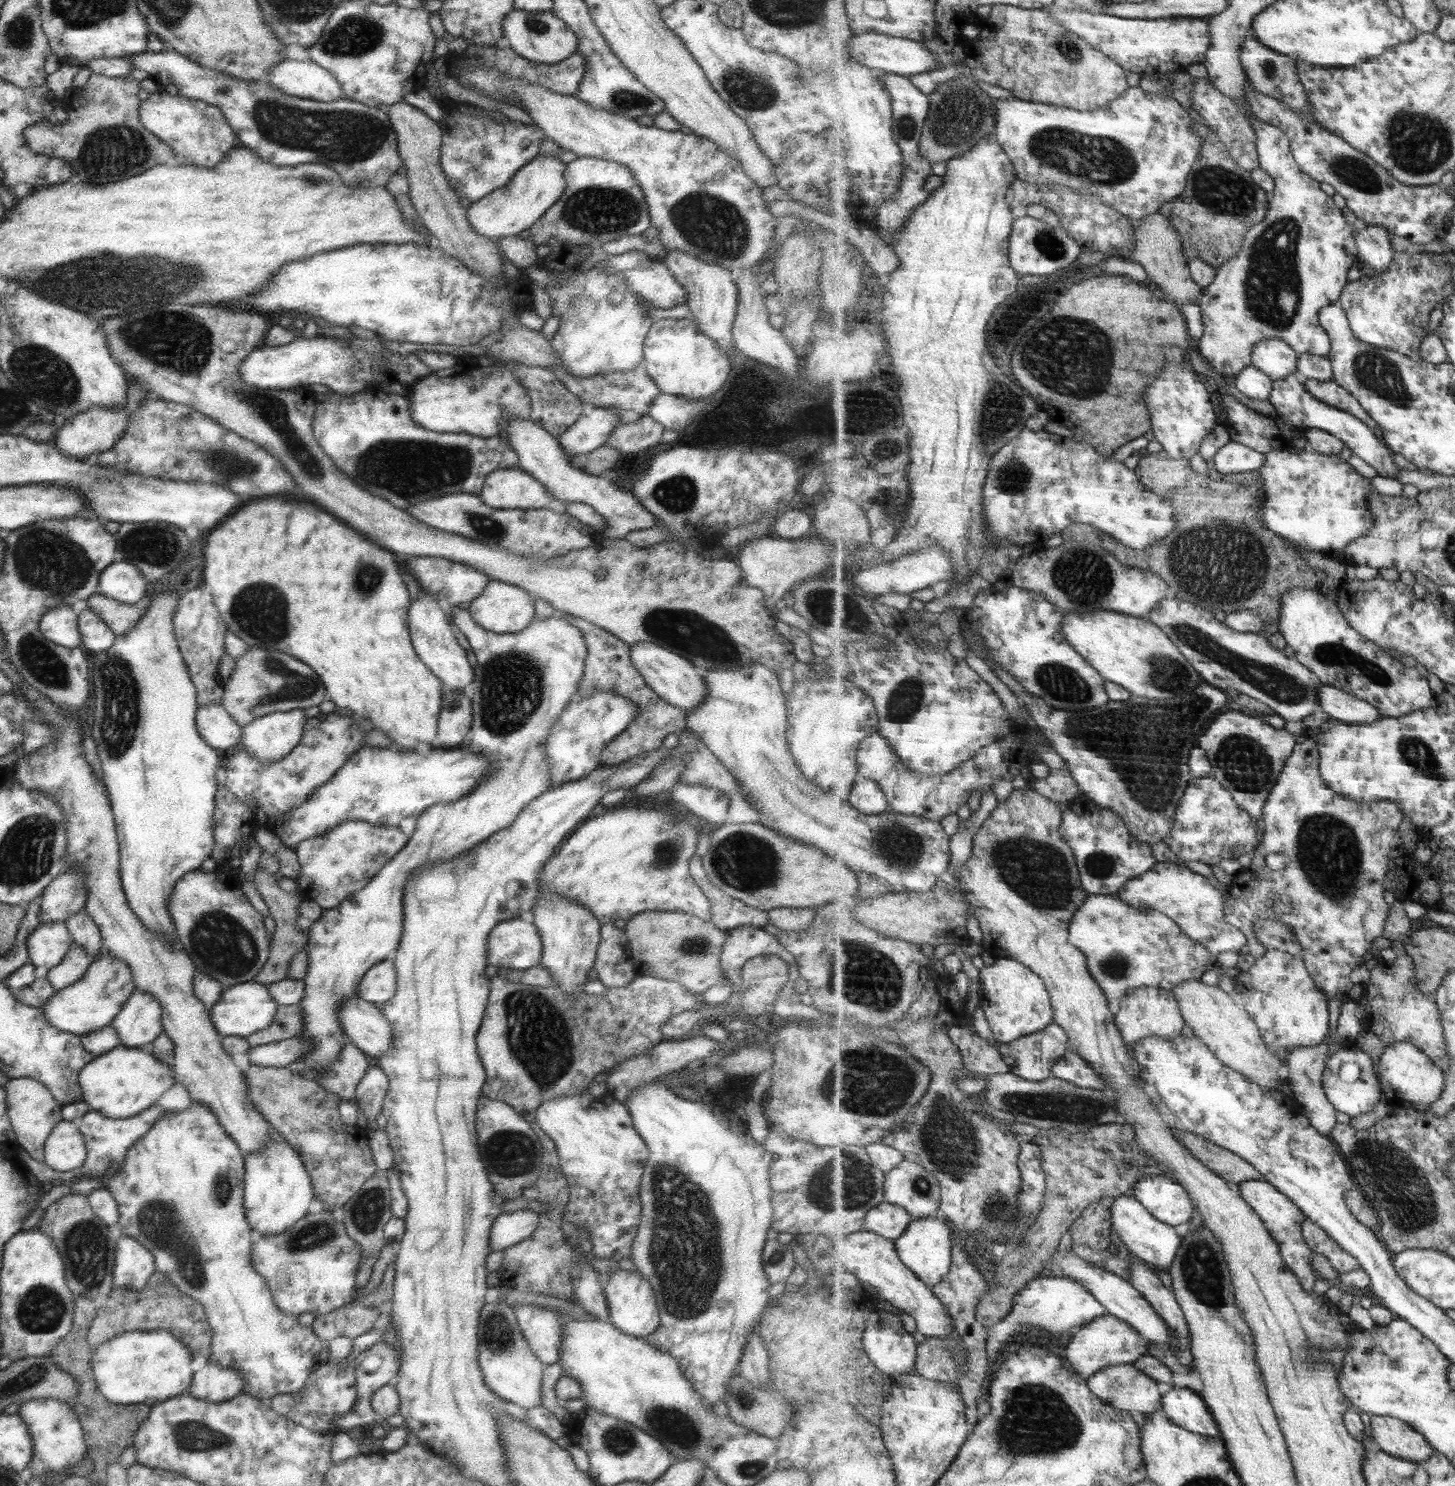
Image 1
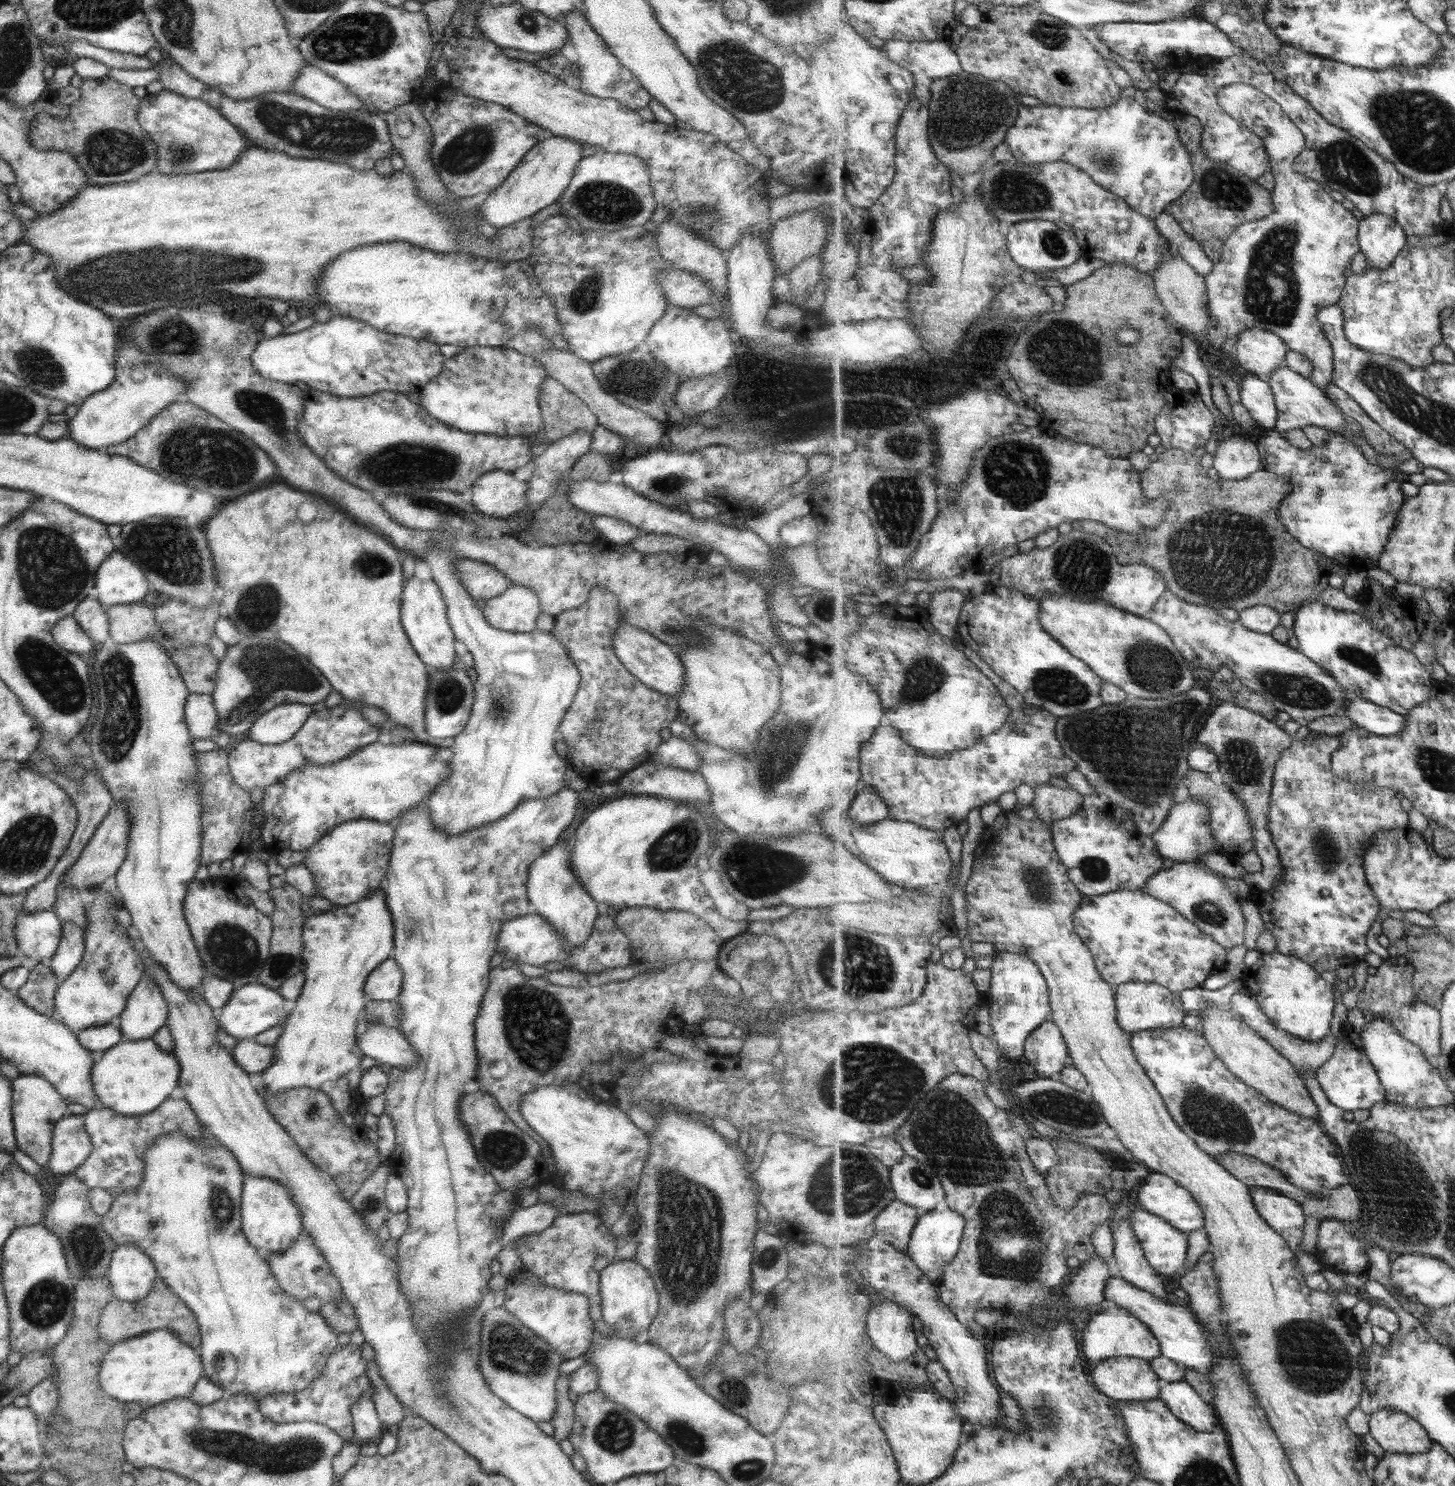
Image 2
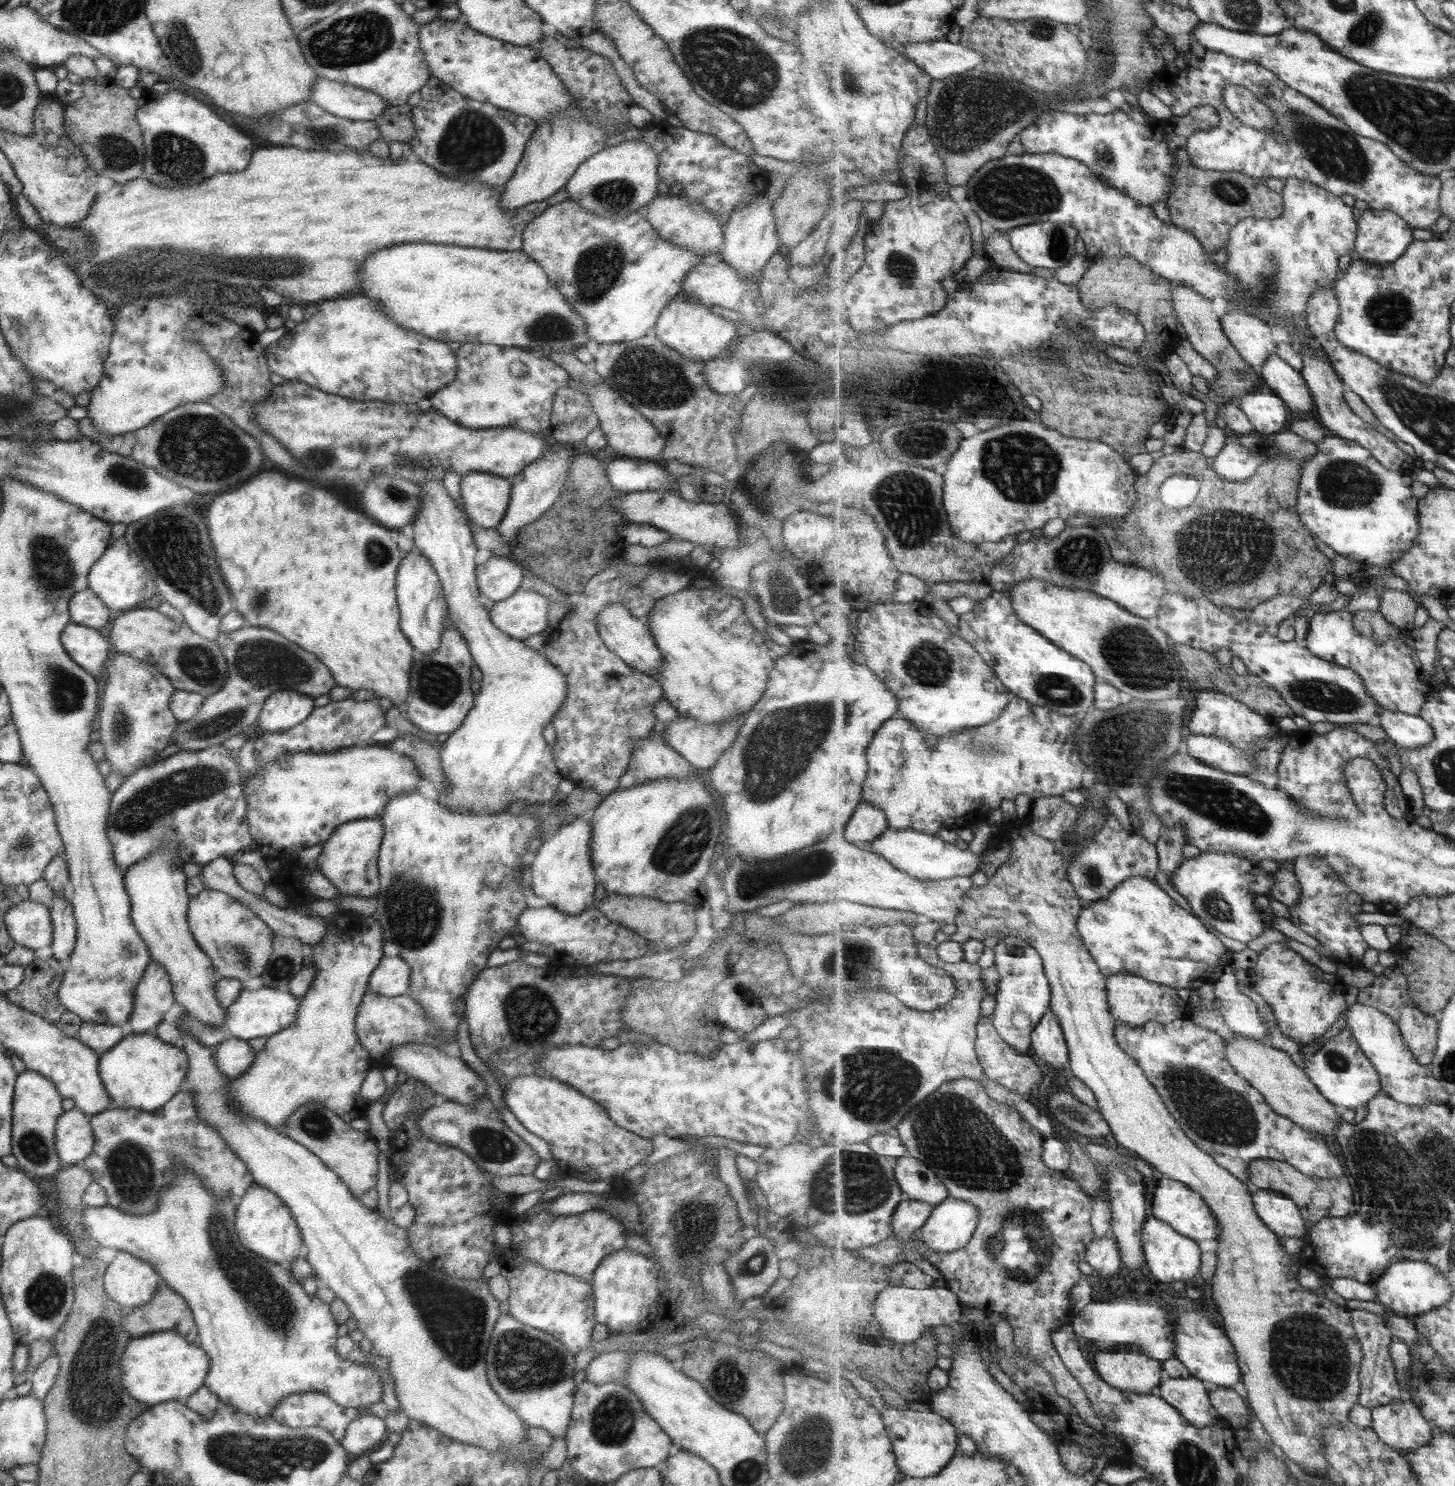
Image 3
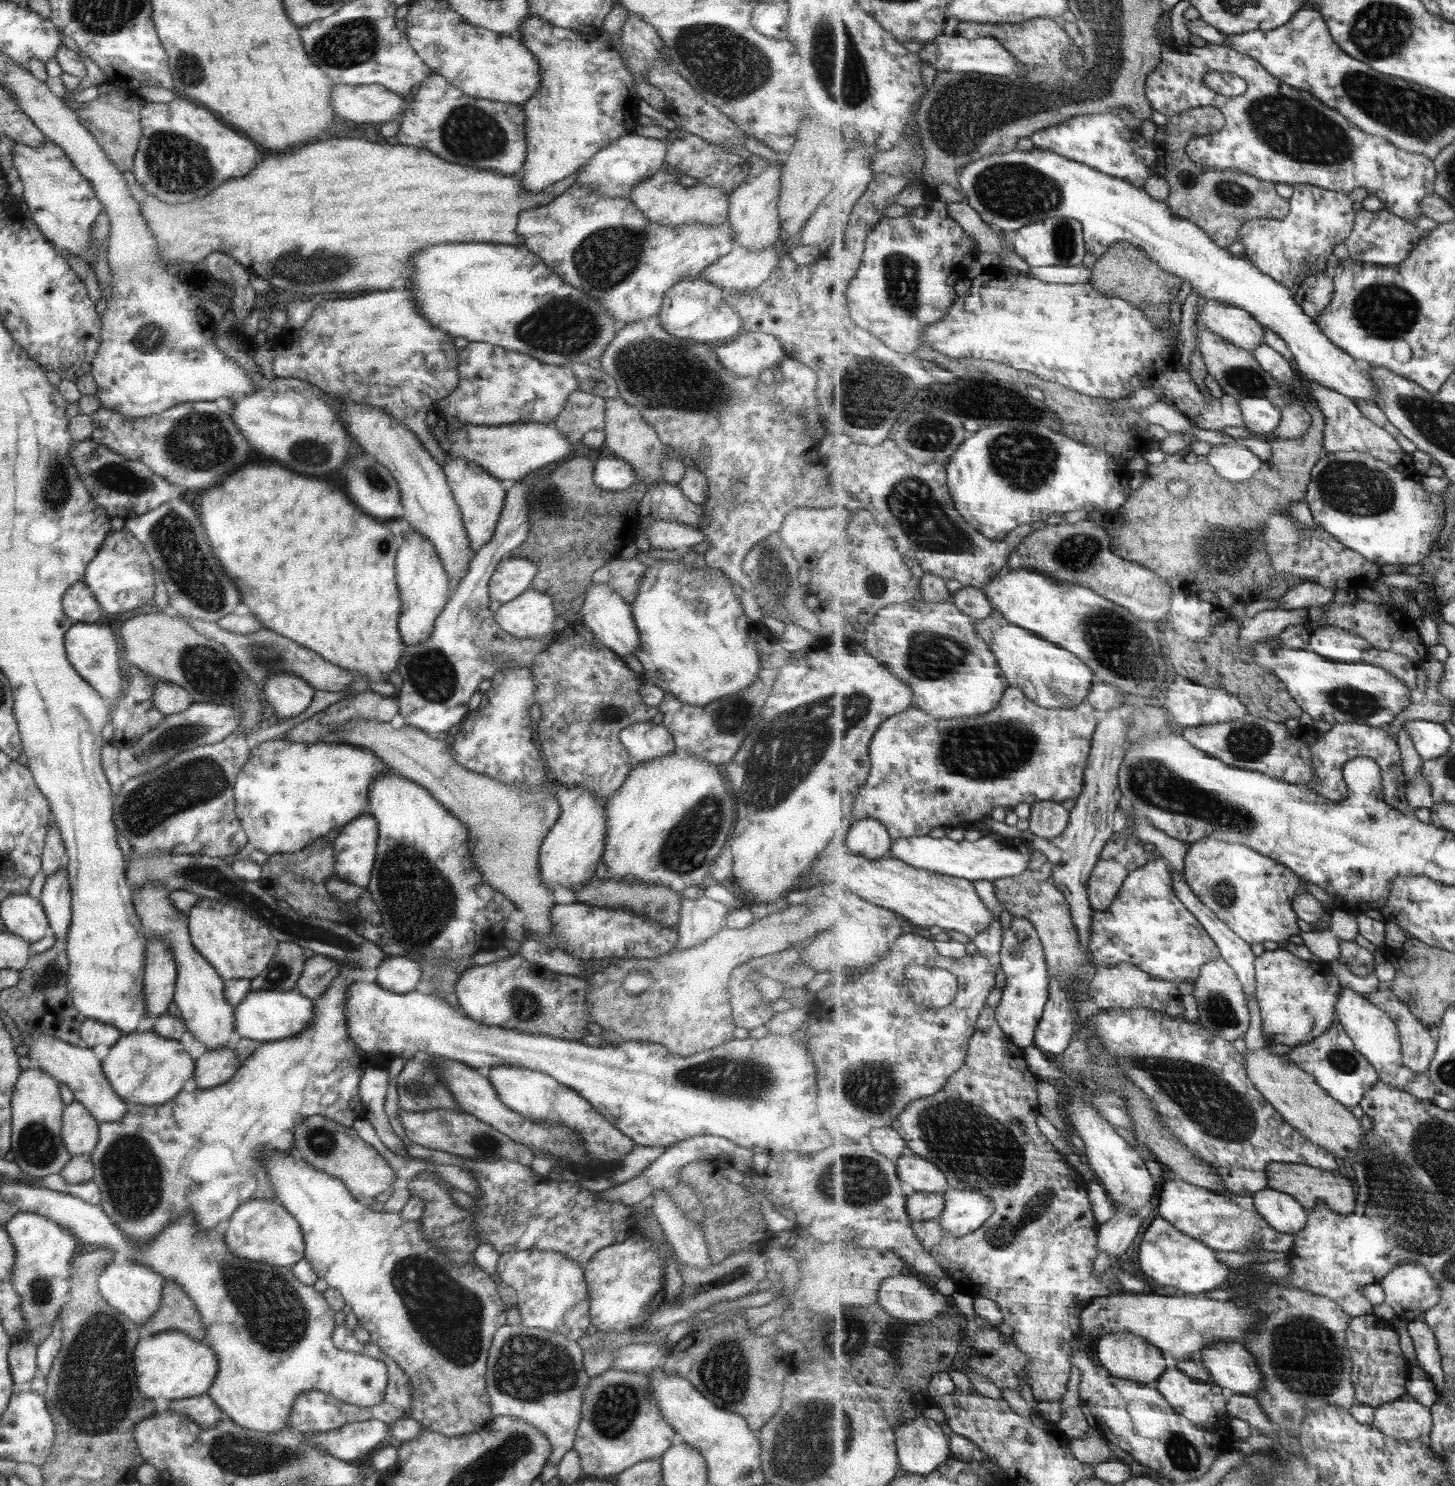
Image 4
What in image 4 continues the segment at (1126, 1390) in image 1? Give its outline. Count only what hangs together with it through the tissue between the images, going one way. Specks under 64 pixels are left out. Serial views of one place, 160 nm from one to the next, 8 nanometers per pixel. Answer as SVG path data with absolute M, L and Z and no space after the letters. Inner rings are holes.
M1123 1333L1123 1335L1105 1335L1097 1343L1096 1354L1099 1362L1117 1379L1155 1385L1167 1371L1166 1356L1158 1347L1147 1343L1141 1336Z

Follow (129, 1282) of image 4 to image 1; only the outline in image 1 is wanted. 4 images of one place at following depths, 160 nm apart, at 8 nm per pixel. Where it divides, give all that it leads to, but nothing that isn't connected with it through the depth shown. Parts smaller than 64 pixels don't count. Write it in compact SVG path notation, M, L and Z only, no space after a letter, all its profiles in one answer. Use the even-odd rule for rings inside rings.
M121 1234L114 1244L114 1288L138 1291L151 1276L153 1268L154 1258L151 1253L134 1238Z

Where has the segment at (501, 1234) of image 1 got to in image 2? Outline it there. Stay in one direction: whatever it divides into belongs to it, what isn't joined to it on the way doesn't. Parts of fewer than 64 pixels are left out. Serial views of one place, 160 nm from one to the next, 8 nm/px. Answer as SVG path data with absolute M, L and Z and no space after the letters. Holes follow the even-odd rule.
M535 1203L528 1207L516 1208L505 1221L501 1238L507 1243L534 1232L541 1232L557 1215L555 1207L549 1203Z

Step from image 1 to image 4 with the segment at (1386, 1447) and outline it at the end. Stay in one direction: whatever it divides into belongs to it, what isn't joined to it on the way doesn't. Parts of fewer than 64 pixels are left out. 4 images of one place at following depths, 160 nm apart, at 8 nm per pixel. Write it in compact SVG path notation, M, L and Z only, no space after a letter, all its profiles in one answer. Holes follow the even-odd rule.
M1406 1394L1401 1399L1378 1406L1374 1425L1393 1439L1413 1442L1432 1433L1434 1416L1430 1408Z

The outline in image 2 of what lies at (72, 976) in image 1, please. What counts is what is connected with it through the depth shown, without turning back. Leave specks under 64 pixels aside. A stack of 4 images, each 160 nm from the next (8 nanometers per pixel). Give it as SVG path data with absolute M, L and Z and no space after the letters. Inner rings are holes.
M62 922L61 936L50 963L57 985L77 969L83 951L84 930L74 924Z

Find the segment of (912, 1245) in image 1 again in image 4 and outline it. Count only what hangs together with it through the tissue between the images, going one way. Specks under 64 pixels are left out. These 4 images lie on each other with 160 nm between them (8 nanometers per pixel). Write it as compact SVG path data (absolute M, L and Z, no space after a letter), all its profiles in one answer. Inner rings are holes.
M950 1188L945 1194L945 1210L940 1216L940 1226L948 1231L952 1236L965 1236L980 1228L991 1218L994 1213L994 1202L989 1200L984 1194L979 1194L975 1190L955 1190Z

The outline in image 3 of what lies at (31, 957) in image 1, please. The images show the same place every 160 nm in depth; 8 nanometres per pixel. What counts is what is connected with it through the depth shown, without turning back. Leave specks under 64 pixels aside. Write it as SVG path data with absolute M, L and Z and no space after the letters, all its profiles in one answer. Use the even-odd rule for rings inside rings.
M29 900L9 907L4 914L9 938L27 950L47 948L52 941L52 926L47 906Z

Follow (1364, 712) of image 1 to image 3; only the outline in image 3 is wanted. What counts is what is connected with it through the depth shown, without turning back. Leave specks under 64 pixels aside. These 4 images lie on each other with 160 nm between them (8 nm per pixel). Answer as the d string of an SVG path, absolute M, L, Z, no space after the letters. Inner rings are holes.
M1385 709L1379 713L1376 723L1385 729L1385 732L1392 738L1400 747L1405 748L1421 748L1426 747L1427 744L1432 743L1435 736L1434 728L1420 715L1413 716L1412 714L1405 714L1402 712L1395 712Z

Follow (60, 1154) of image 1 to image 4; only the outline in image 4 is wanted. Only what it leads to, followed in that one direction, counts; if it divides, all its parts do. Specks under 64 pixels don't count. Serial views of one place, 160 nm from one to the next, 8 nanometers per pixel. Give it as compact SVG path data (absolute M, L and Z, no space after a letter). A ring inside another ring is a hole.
M73 1101L63 1108L60 1137L68 1156L89 1155L97 1144L98 1122Z

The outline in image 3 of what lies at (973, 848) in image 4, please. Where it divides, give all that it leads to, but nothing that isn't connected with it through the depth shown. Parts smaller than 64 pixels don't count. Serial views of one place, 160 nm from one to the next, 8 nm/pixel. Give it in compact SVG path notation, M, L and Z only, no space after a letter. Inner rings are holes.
M887 829L873 844L866 846L869 851L885 857L895 869L910 874L917 880L945 880L956 876L971 876L983 864L982 853L973 854L966 848L961 850L955 844L945 842L938 835L917 832L917 829Z

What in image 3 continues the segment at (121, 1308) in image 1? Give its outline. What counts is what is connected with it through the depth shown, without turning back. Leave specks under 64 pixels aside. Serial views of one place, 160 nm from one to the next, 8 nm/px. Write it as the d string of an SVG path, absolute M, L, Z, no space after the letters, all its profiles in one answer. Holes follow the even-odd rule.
M159 1281L147 1304L125 1310L123 1316L123 1332L127 1338L137 1338L141 1334L173 1330L187 1343L196 1343L196 1327L185 1301L170 1288Z

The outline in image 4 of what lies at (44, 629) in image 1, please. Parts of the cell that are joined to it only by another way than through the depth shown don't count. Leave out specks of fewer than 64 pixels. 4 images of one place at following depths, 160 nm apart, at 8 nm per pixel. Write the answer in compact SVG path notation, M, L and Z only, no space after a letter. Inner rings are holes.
M72 624L64 634L64 651L69 664L81 679L86 680L95 692L99 693L109 704L120 697L124 683L124 674L119 670L119 642L115 632L107 626L97 624Z

